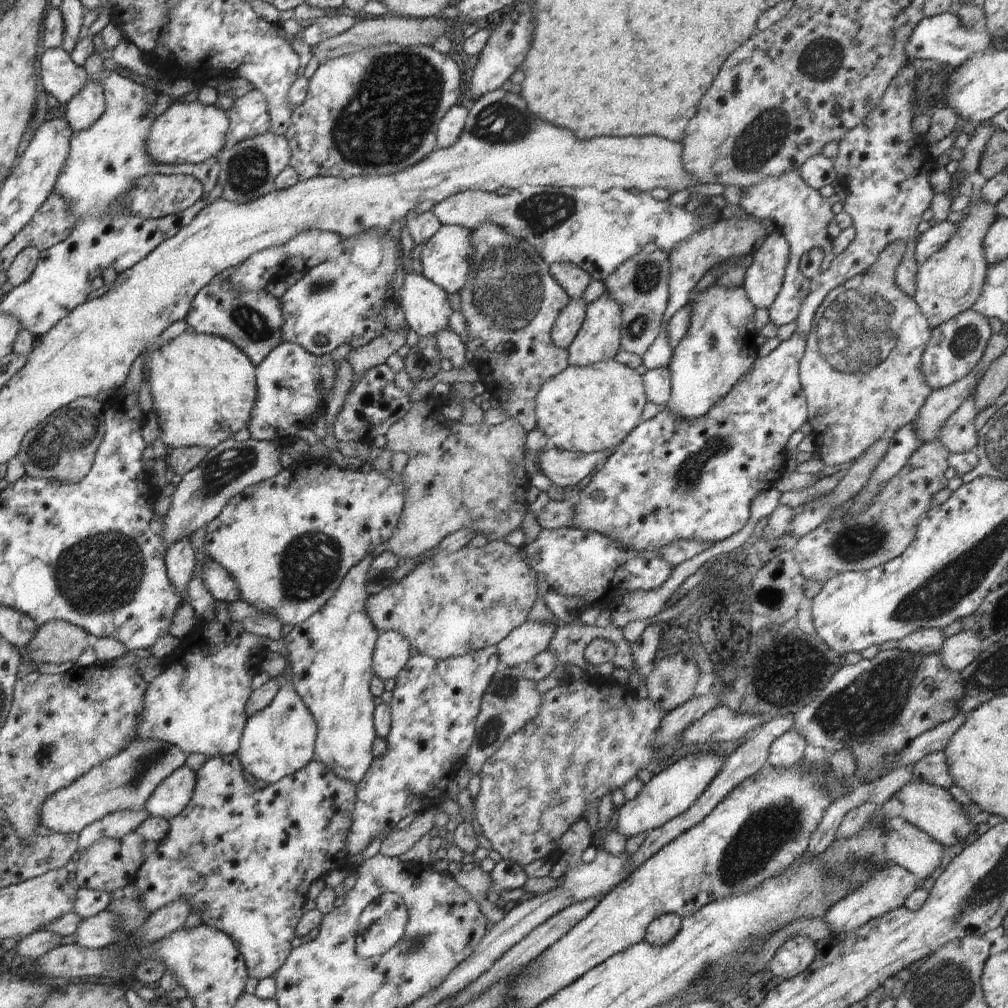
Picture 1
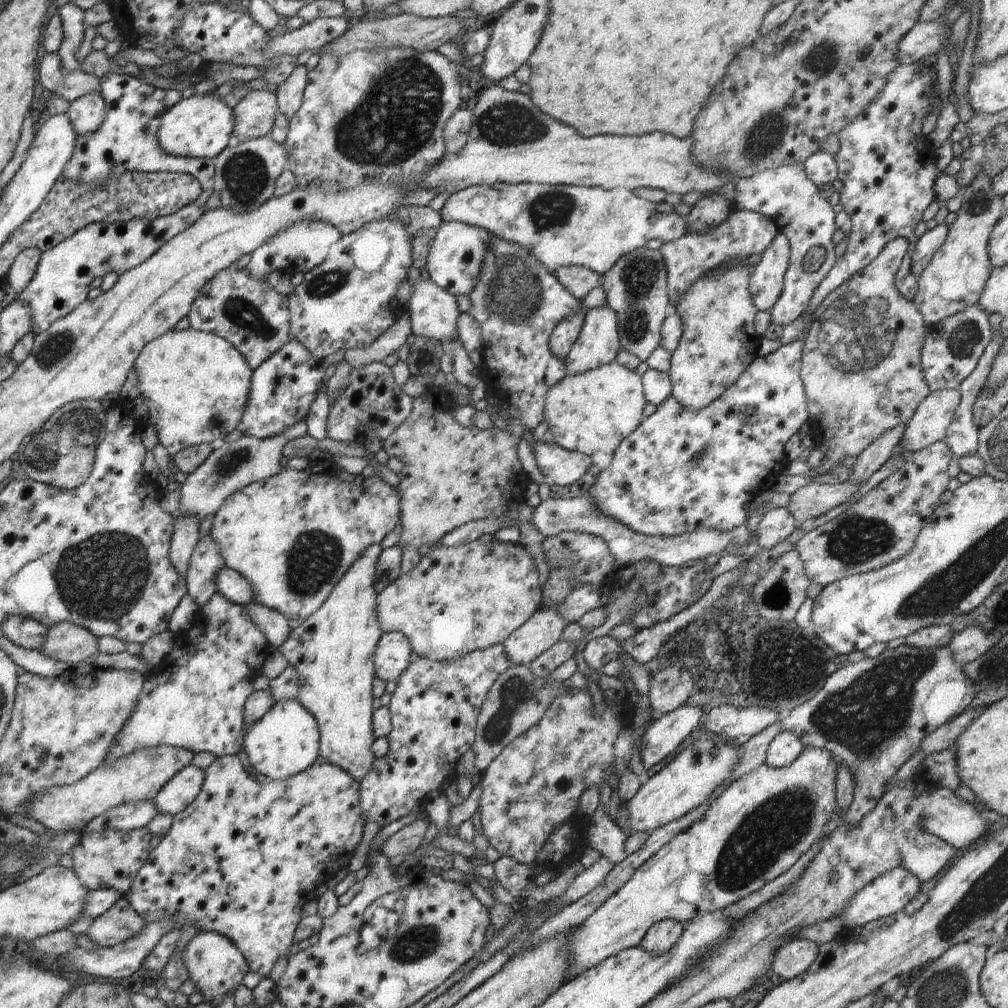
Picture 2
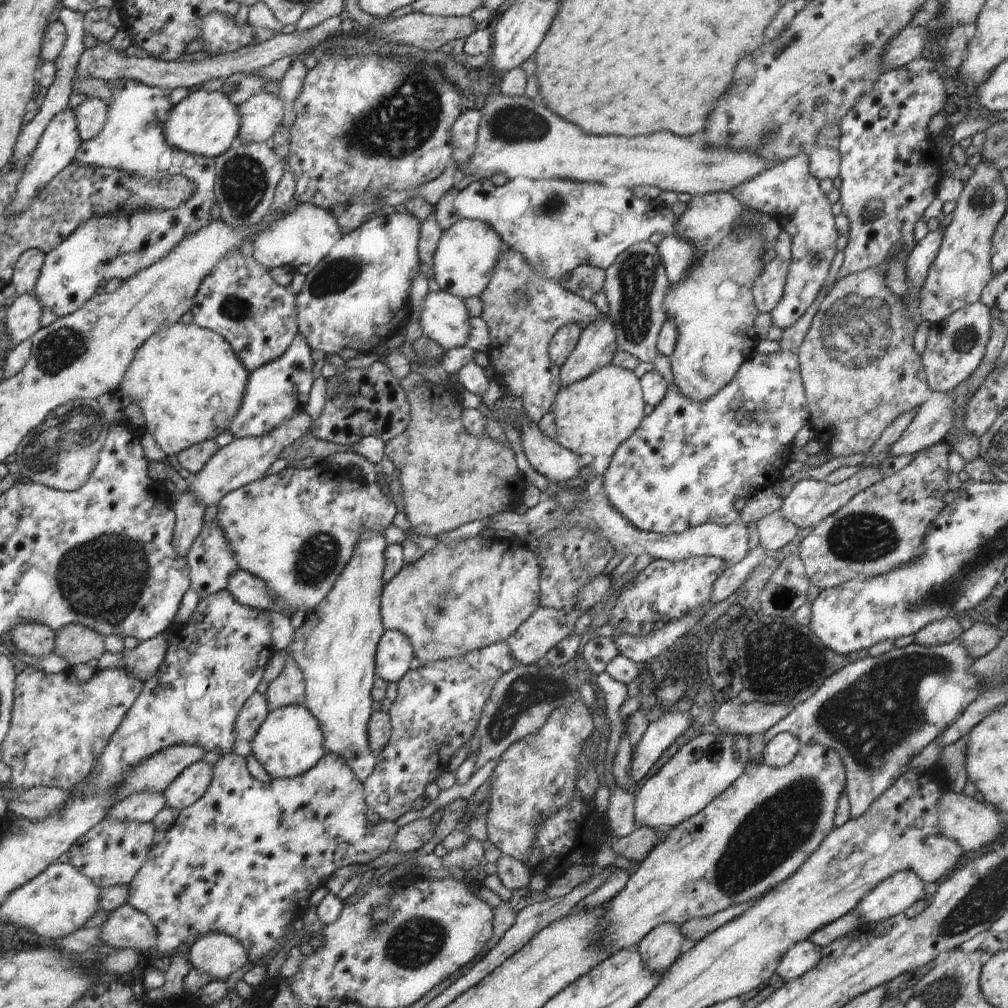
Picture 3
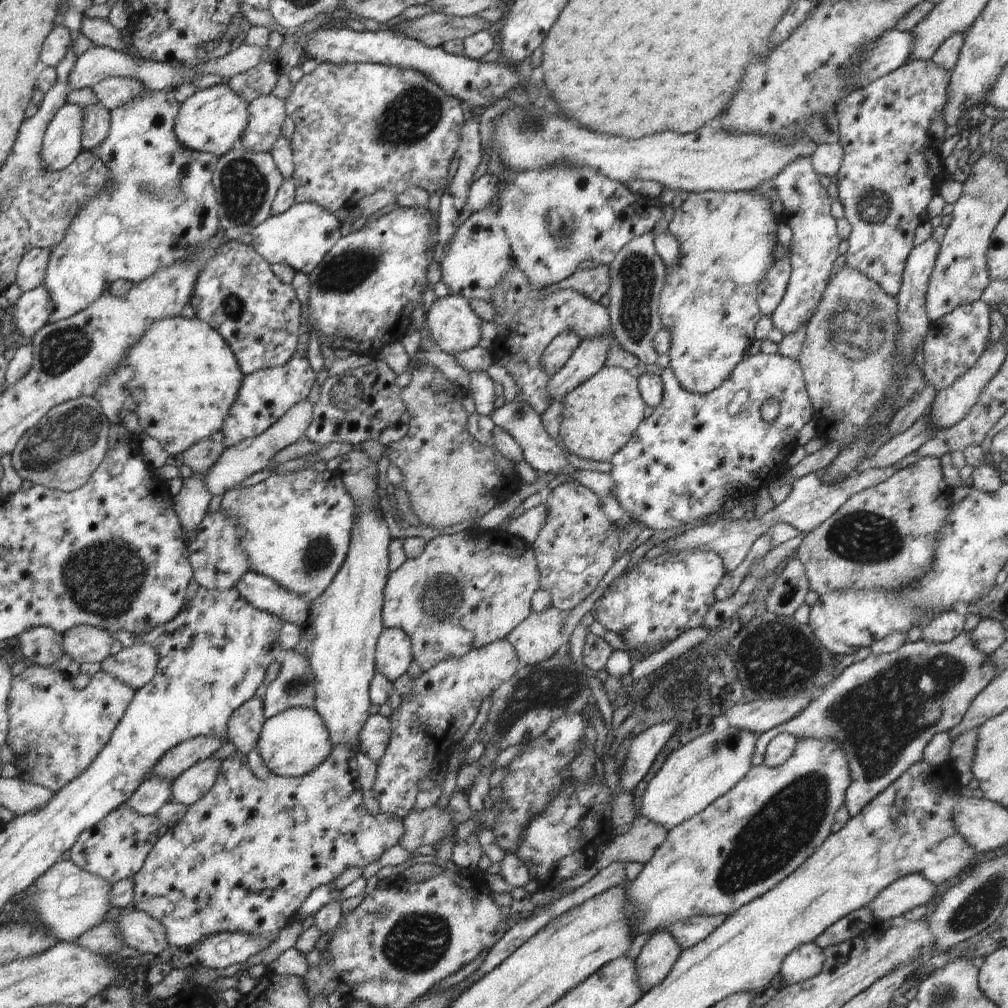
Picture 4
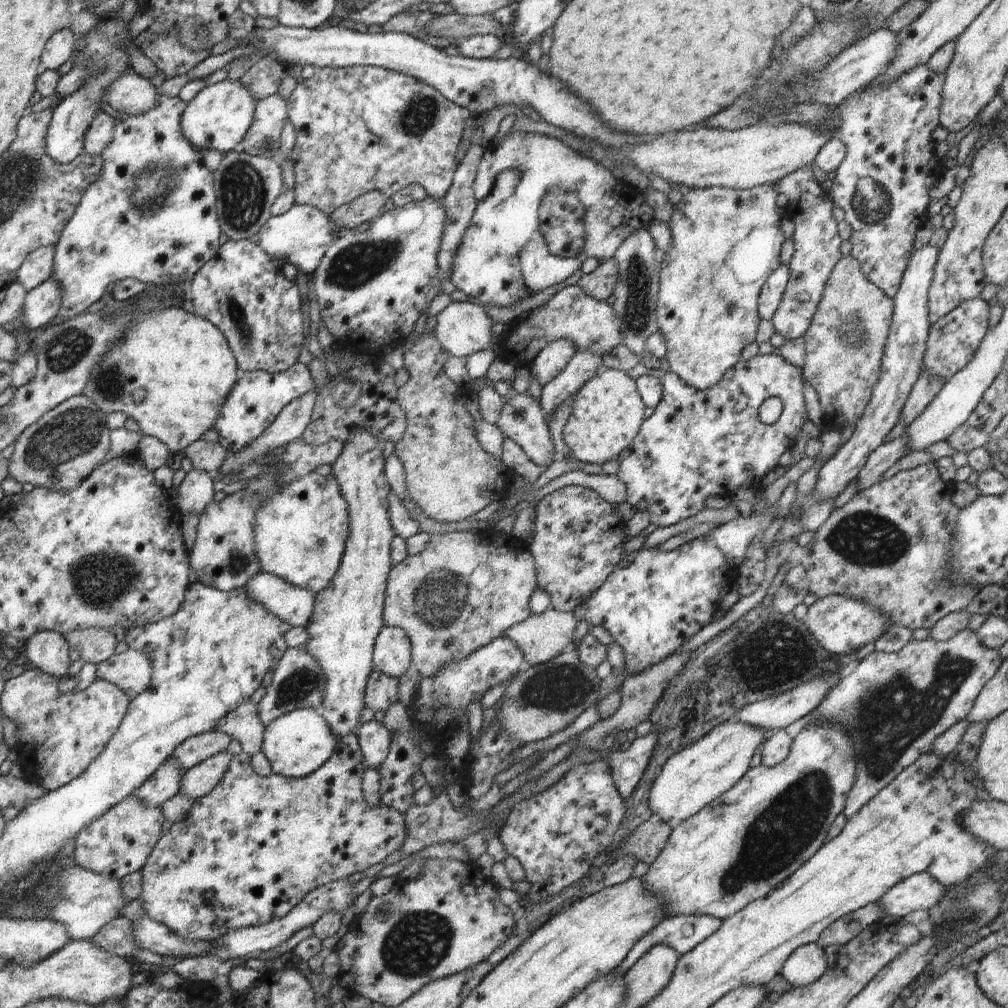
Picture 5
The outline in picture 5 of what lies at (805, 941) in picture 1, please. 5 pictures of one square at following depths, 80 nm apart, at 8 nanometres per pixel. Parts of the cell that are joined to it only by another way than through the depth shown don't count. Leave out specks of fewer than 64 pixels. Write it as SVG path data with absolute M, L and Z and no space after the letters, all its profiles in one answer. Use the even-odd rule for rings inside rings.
M810 943L792 952L780 973L794 988L805 987L816 982L827 968L825 949Z

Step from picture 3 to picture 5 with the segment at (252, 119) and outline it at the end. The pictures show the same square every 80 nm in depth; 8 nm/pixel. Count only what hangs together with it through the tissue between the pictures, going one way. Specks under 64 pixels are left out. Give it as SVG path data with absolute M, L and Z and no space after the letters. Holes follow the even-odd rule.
M279 95L259 100L254 120L242 139L244 152L274 158L280 148L280 134L289 120L287 102Z

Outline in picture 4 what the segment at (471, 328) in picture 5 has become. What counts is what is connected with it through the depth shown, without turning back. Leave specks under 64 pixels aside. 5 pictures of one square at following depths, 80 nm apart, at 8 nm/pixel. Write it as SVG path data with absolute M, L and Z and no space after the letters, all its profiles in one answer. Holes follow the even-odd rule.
M462 295L430 297L426 304L430 334L442 351L451 355L478 346L482 319Z

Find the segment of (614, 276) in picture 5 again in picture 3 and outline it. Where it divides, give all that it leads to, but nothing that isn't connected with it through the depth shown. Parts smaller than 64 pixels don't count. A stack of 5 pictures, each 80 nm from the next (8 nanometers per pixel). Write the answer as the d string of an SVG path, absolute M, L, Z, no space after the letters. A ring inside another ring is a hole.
M581 265L572 272L564 274L559 284L586 301L592 300L600 290L603 290L605 270L589 265Z

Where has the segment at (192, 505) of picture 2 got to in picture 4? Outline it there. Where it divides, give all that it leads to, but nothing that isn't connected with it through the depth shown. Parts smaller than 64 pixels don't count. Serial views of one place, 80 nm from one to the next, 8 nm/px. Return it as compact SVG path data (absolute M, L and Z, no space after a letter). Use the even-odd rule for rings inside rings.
M308 399L301 400L292 405L284 416L281 416L270 428L267 428L260 436L243 440L235 447L223 450L220 458L209 468L205 476L205 483L212 496L222 496L226 491L240 484L242 480L250 475L264 470L272 464L273 456L283 448L294 444L298 439L305 436L306 429L311 425L313 419L313 403Z

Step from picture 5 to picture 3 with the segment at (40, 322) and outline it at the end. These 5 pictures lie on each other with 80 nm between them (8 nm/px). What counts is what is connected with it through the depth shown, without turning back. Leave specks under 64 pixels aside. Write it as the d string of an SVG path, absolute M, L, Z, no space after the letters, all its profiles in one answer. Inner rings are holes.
M34 293L18 295L12 306L3 310L3 316L9 342L16 345L32 339L41 328L42 308Z

